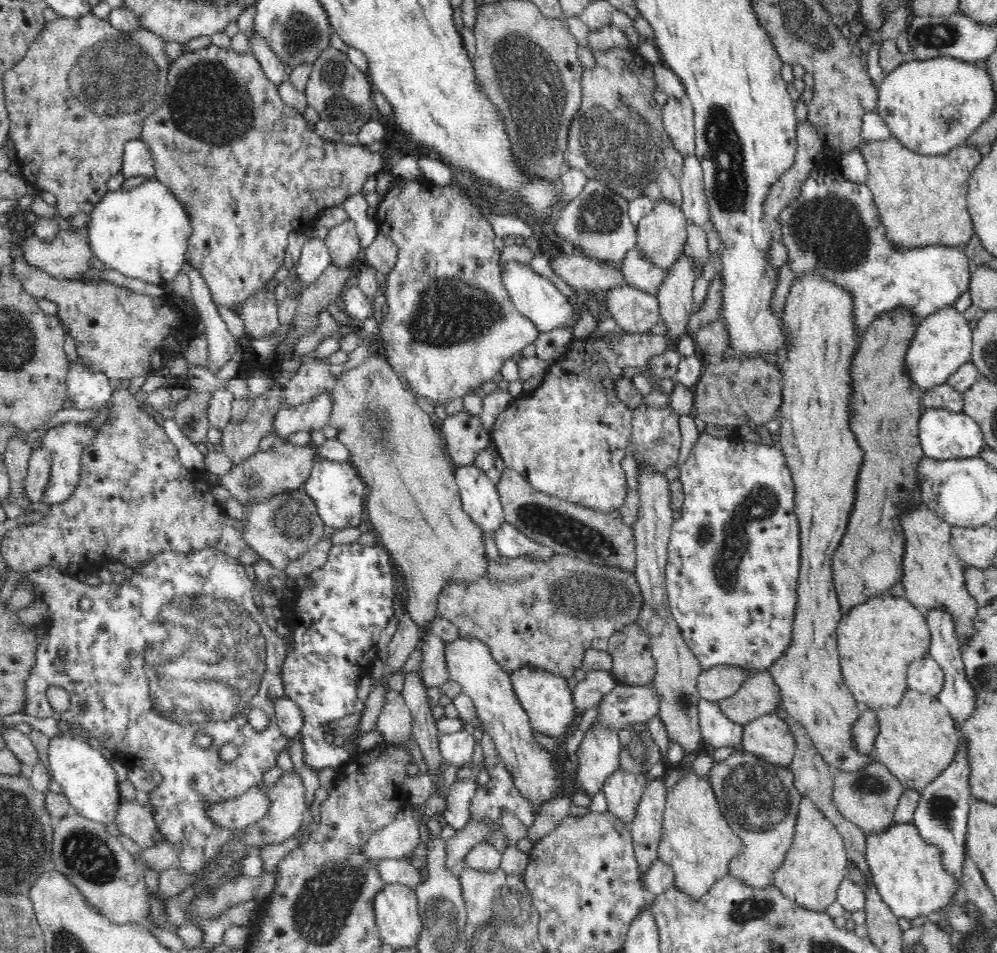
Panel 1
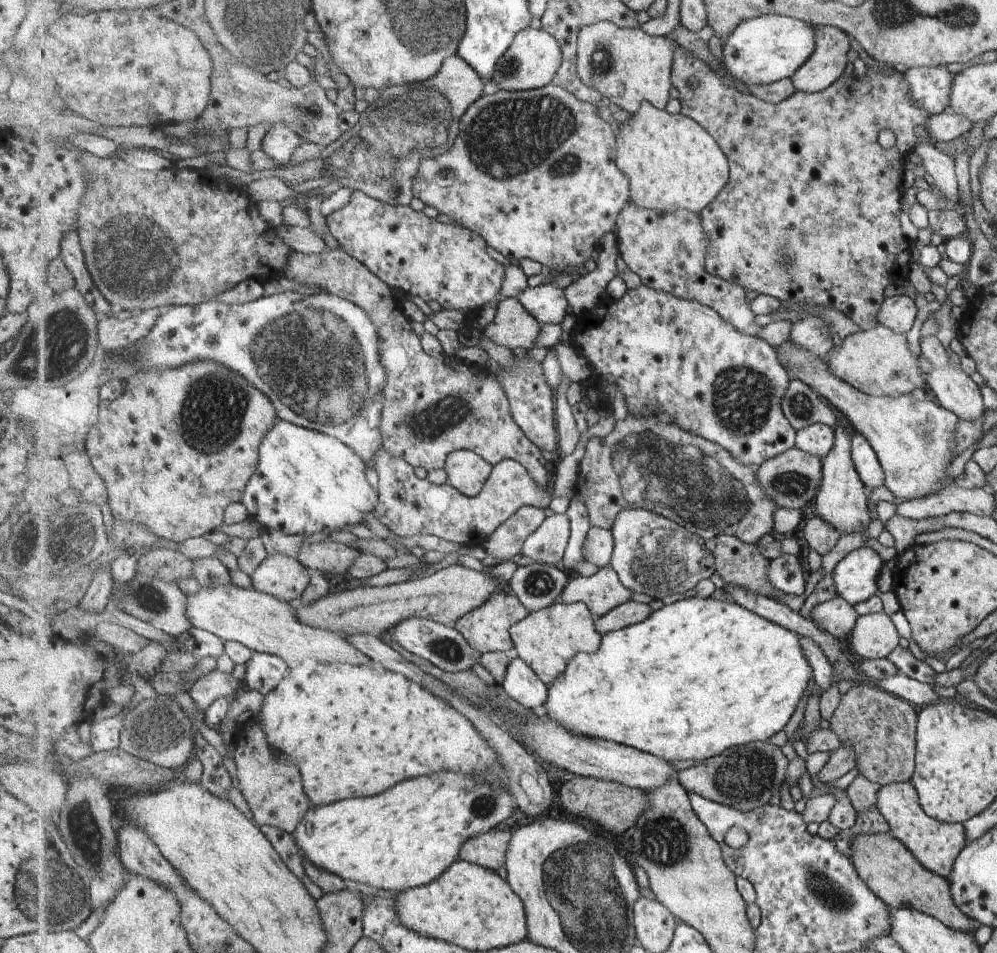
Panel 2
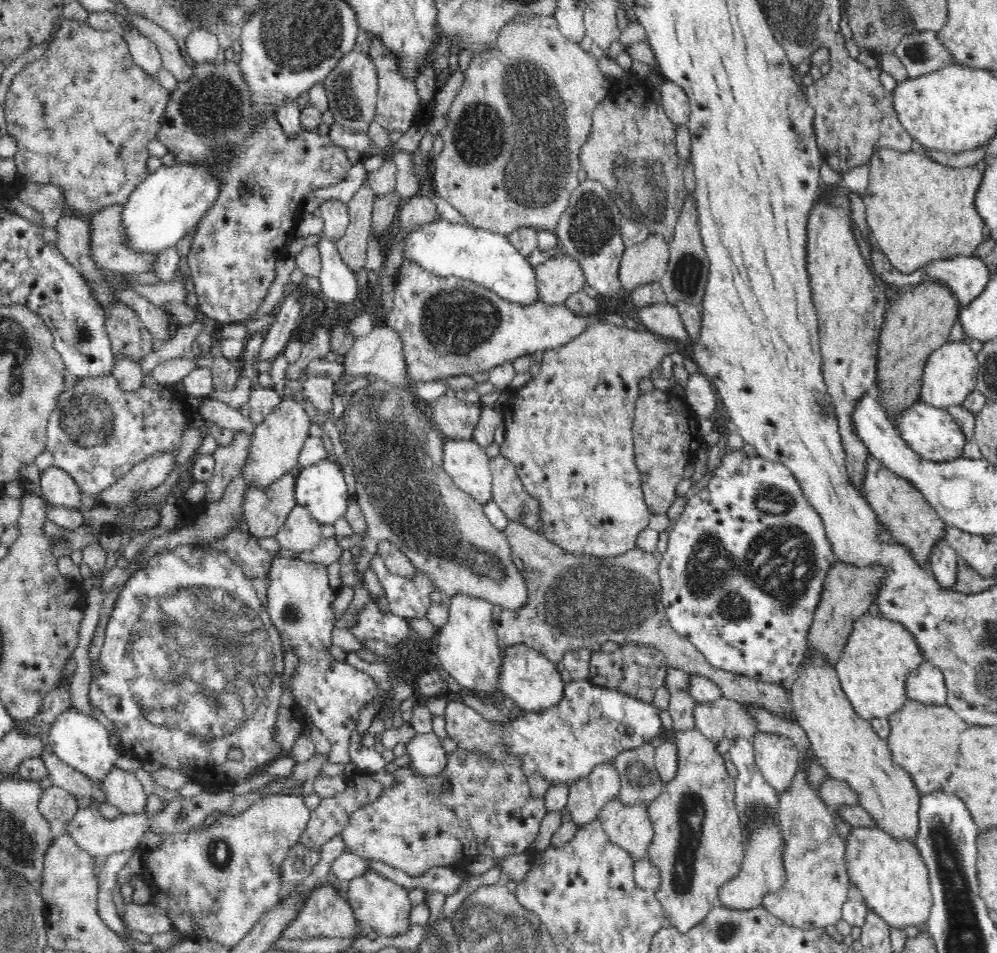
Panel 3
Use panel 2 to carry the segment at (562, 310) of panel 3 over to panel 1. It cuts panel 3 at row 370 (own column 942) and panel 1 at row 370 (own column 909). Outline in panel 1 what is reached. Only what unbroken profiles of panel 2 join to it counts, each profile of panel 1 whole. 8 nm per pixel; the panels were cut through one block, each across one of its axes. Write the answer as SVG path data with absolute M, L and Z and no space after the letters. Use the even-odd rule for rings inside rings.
M389 179L384 184L383 190L384 200L377 210L375 222L380 231L392 237L398 247L398 252L394 266L385 274L384 291L381 292L384 298L384 306L382 307L383 315L379 324L379 335L389 351L391 364L395 366L397 372L403 374L403 377L411 384L412 389L422 396L427 396L434 405L440 404L445 407L450 398L478 393L477 390L481 384L496 376L506 360L517 359L526 346L530 346L538 340L541 332L532 321L528 320L528 317L520 314L511 304L509 295L503 288L499 273L501 253L496 249L494 243L496 235L493 228L485 221L485 207L474 200L469 192L458 190L458 188L449 184L436 186L428 179L423 179L422 182L395 182L393 179Z

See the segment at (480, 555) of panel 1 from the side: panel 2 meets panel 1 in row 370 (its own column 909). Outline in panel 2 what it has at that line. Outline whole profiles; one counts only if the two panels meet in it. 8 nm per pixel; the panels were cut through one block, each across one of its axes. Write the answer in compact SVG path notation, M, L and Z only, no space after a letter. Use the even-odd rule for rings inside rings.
M879 324L872 329L849 335L842 344L835 346L827 360L832 371L855 388L875 396L898 397L907 395L911 390L929 390L929 372L925 372L925 358L914 355L907 347L904 333L894 333L885 325Z

